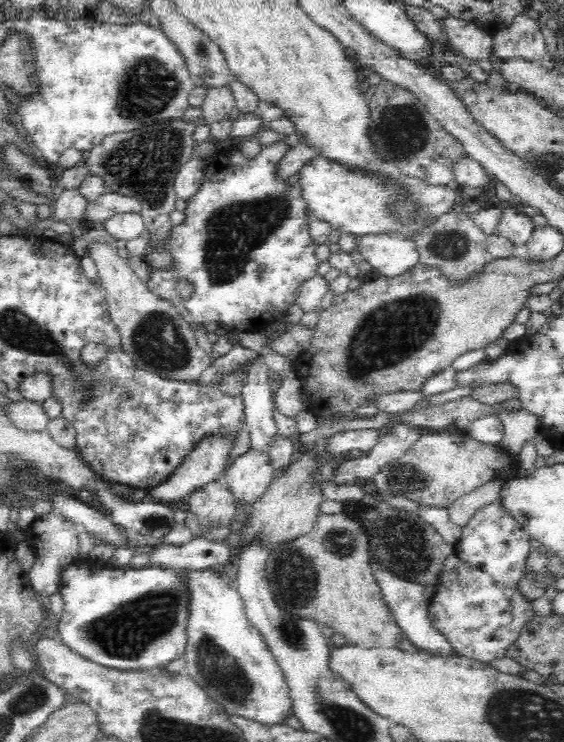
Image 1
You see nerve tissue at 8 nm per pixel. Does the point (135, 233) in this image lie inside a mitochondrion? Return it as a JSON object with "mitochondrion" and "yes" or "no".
{"mitochondrion":"no"}

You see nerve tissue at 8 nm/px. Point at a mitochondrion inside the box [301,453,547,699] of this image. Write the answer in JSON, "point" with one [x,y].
{"point":[405,543]}

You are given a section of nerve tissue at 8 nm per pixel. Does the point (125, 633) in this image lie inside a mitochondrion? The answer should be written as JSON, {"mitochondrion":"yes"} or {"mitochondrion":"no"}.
{"mitochondrion":"yes"}

